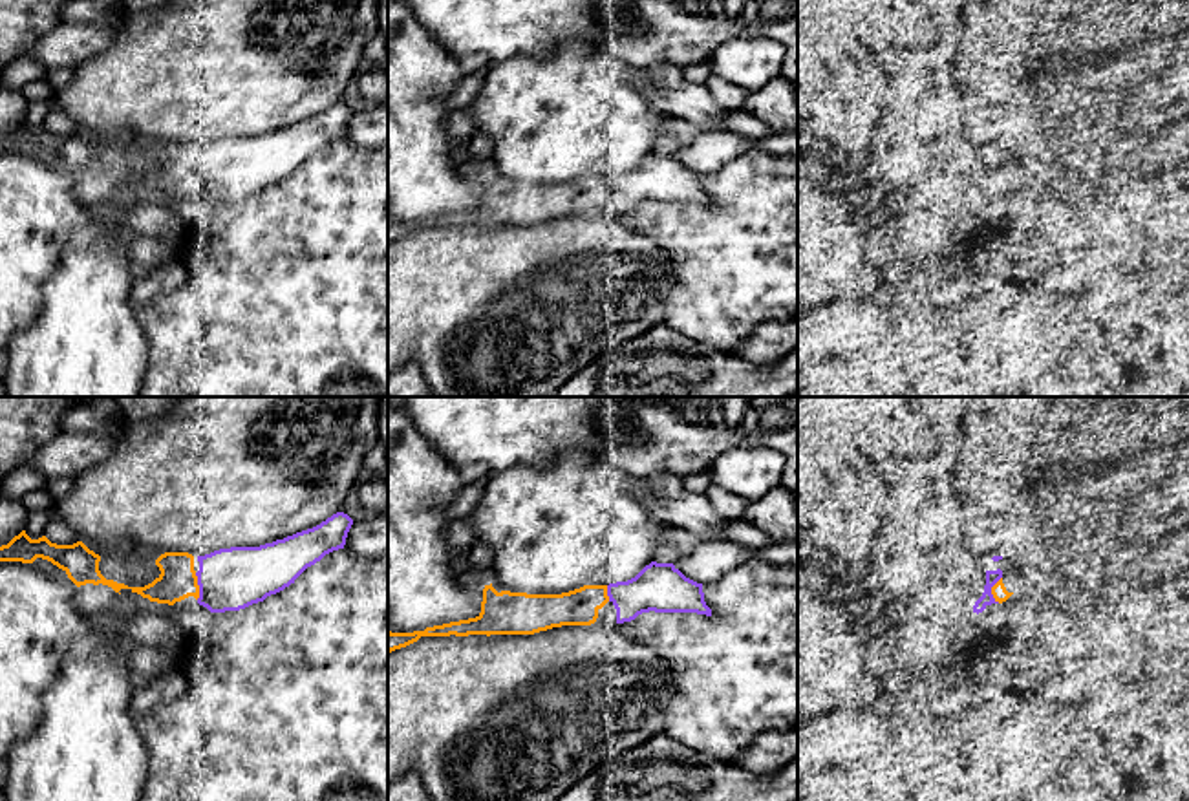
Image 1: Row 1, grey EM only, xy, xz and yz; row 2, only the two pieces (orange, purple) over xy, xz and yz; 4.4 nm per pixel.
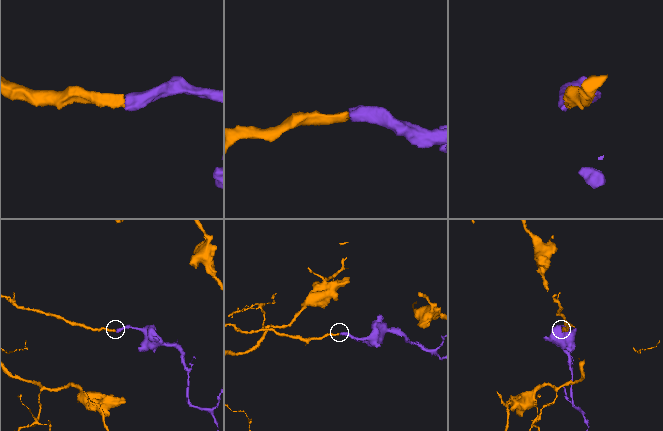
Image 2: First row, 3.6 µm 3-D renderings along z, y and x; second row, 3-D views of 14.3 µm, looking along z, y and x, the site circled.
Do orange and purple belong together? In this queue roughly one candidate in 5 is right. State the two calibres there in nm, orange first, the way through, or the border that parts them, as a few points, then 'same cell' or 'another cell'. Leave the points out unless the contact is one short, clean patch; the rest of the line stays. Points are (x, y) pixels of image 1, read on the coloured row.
70 nm thick on the orange side, 60 nm on the other; same cell

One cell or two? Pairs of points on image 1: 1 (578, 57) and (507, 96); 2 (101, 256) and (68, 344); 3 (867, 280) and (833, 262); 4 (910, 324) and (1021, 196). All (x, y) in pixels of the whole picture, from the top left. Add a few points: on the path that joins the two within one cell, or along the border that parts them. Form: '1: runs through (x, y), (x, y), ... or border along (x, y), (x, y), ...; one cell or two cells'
1: runs through (560, 75), (540, 96), (525, 96); one cell
2: runs through (94, 278), (86, 300), (86, 322); one cell
3: border along (860, 260), (840, 291); two cells
4: runs through (953, 324), (1001, 282), (1021, 240); one cell

